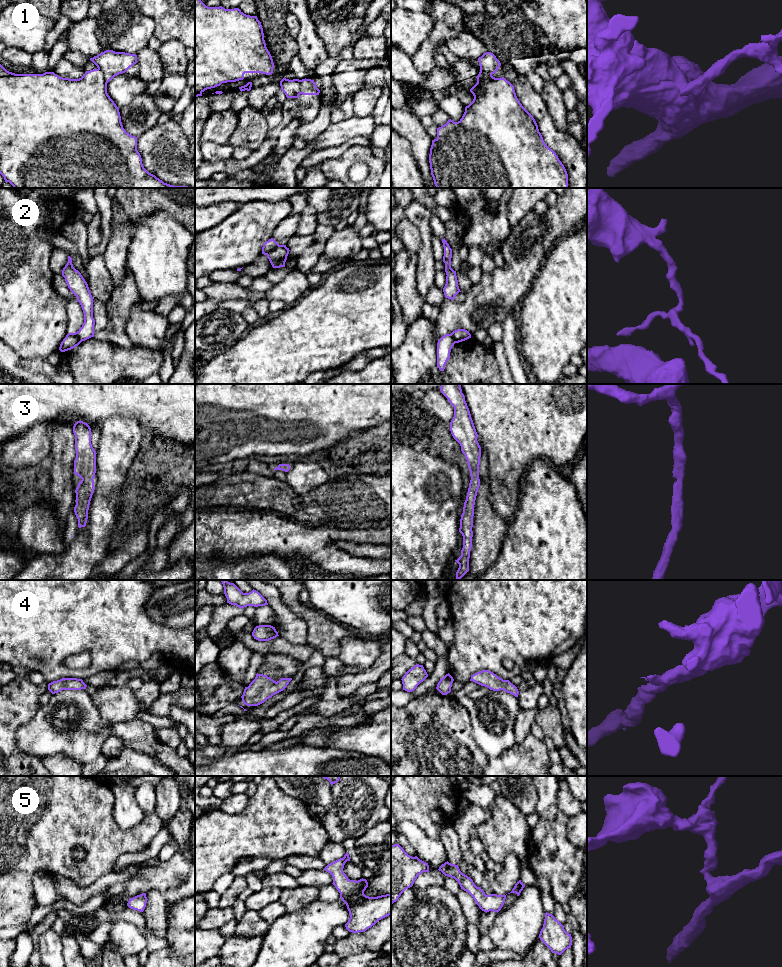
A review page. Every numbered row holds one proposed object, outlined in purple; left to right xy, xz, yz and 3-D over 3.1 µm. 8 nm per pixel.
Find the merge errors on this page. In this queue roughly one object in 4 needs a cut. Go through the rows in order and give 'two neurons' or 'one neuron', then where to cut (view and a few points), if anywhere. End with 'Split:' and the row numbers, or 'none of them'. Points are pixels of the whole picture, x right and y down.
1: two neurons; cut in xz along (300, 80), (300, 90), (296, 97)
2: two neurons; cut in xz along (279, 245), (266, 254)
3: one neuron; no cut
4: one neuron; no cut
5: one neuron; no cut
Split: 1, 2

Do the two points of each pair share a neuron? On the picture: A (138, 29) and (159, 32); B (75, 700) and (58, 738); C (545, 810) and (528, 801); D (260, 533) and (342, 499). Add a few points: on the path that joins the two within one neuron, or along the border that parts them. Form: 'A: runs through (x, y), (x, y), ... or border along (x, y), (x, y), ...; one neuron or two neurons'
A: border along (140, 12), (153, 20), (153, 35); two neurons
B: runs through (75, 709), (72, 715), (72, 723), (66, 729); one neuron
C: border along (536, 786), (537, 803), (534, 810); two neurons
D: border along (277, 513), (297, 521), (315, 525); two neurons

